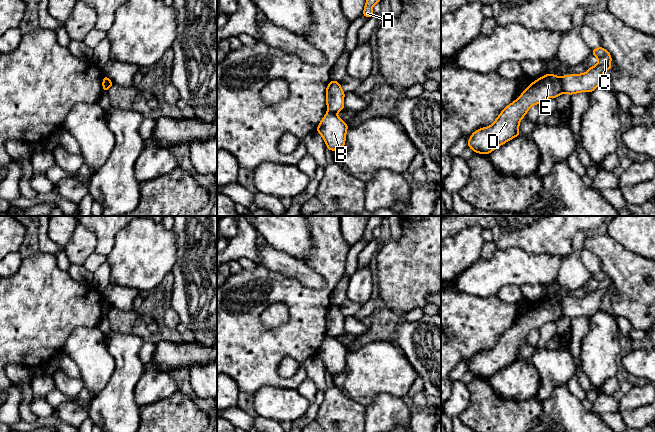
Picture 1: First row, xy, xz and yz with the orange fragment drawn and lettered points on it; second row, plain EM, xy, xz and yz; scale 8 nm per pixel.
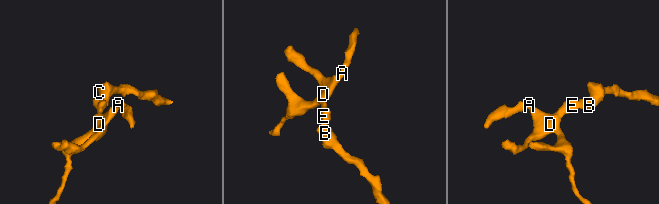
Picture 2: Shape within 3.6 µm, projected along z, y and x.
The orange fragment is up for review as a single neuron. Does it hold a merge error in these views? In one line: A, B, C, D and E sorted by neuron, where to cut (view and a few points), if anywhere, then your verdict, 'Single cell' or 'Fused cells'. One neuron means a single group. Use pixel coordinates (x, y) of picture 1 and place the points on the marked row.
Groups: A D E / B C. Split along yz (560, 78), (563, 91). Fused cells

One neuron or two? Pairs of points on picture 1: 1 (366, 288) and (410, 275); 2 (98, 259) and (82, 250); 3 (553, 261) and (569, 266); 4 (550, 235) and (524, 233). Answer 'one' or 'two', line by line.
1: two
2: two
3: two
4: one

